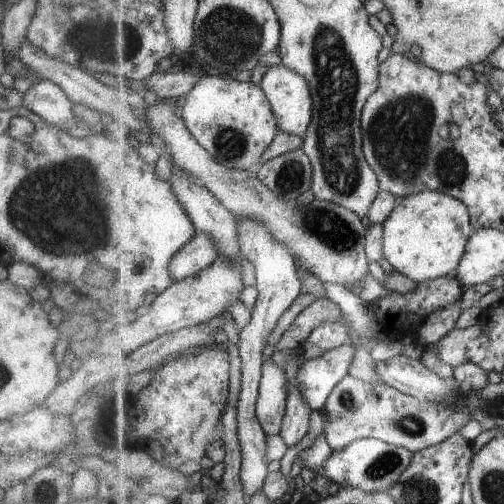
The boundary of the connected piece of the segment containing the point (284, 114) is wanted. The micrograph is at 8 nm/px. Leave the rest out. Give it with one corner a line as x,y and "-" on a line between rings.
281,62
278,65
270,66
270,69
263,75
262,81
258,85
268,96
268,101
276,114
280,130
305,136
313,118
314,102
312,86
309,86
309,82
307,82
304,75

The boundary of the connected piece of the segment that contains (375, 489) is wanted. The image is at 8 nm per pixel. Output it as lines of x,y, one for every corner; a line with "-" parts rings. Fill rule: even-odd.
357,439
343,450
332,451
326,461
314,470
316,476
324,476
338,484
340,489
355,487
368,493
385,493
411,464
414,452
379,439

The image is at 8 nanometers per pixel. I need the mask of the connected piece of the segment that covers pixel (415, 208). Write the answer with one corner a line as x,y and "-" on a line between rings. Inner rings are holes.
439,191
414,194
400,199
395,210
384,222
384,258
393,266
393,270
419,285
433,279
449,277
456,274
469,239
475,231
468,206
458,198

